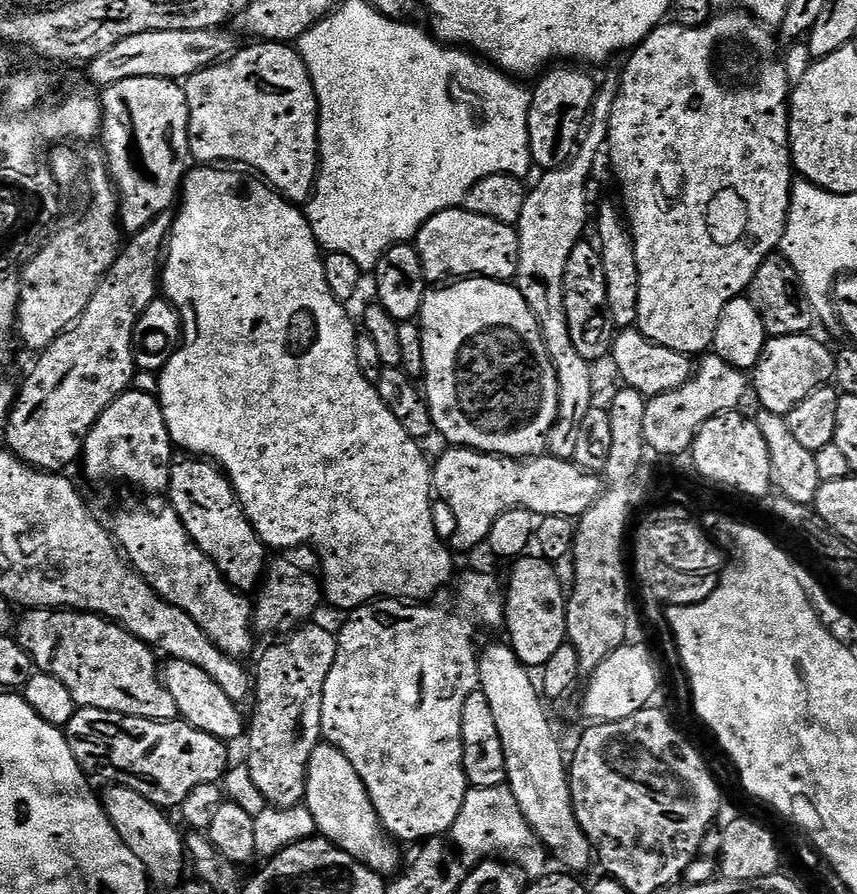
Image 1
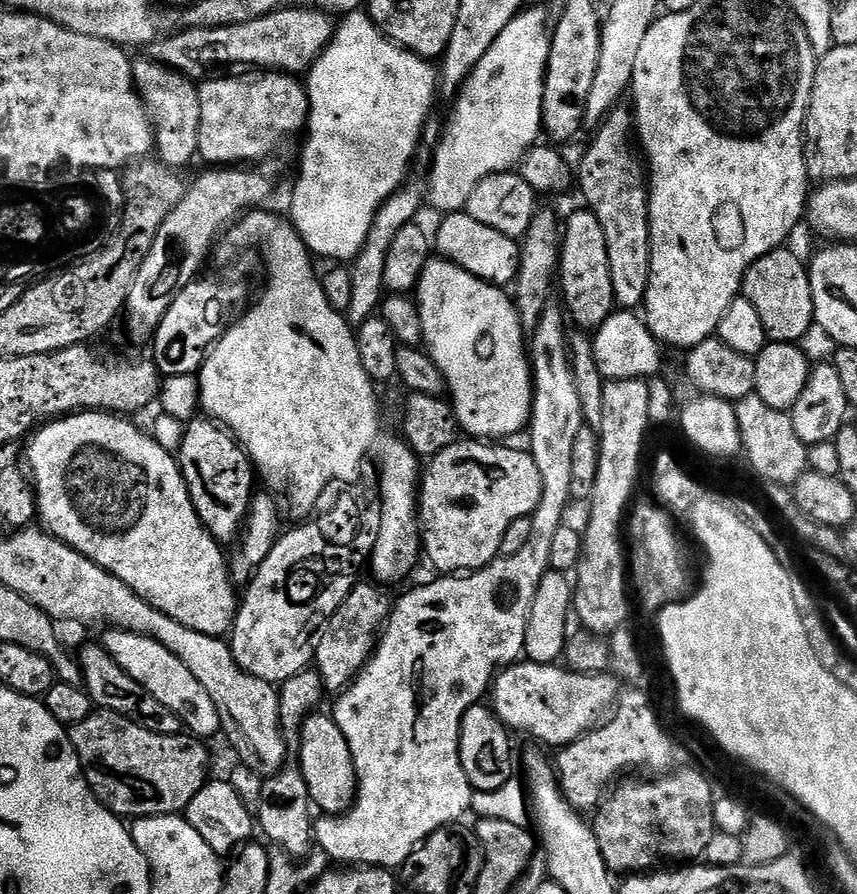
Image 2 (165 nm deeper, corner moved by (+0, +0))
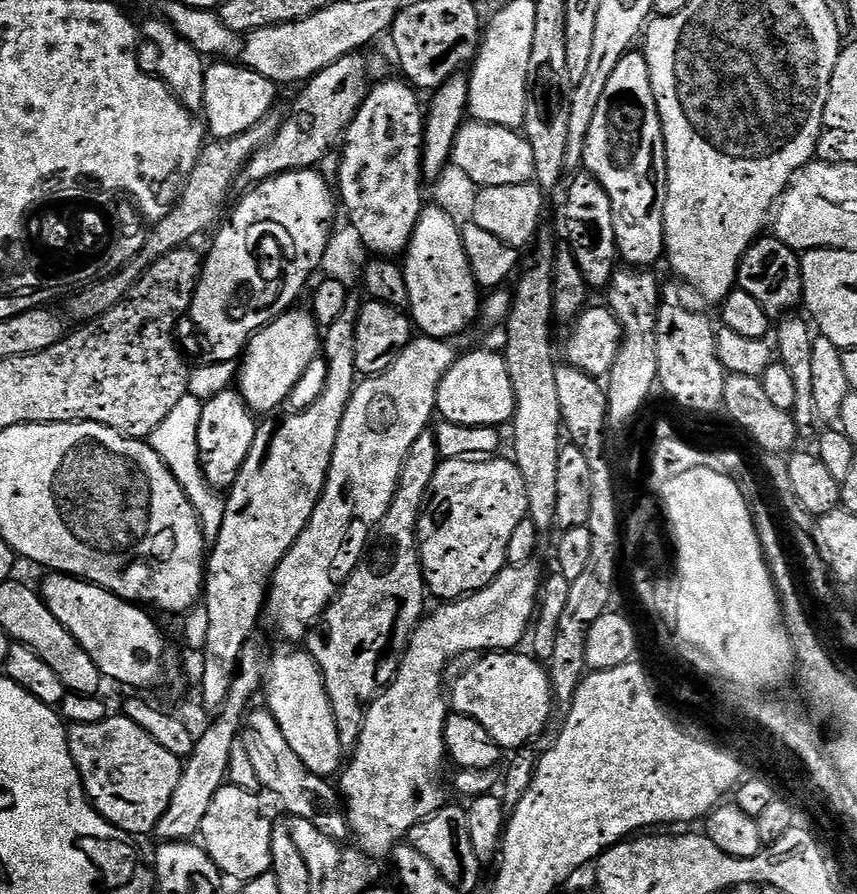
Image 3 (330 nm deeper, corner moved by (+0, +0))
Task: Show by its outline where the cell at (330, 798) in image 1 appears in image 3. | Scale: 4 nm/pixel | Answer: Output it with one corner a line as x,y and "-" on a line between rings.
307,650
280,652
273,658
272,664
270,660
267,665
266,676
266,708
274,714
278,726
282,726
282,735
286,742
290,742
290,750
294,750
294,754
298,754
298,758
302,758
302,762
314,774
325,778
335,777
345,763
346,750
334,722
334,710
326,694
324,679
312,653

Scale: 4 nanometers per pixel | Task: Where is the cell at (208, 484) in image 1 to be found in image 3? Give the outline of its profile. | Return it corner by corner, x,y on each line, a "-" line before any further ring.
227,390
217,394
214,398
203,401
203,406
202,422
198,424
200,465
206,482
211,488
228,490
238,478
250,454
250,446
254,446
258,420
243,396
236,390

